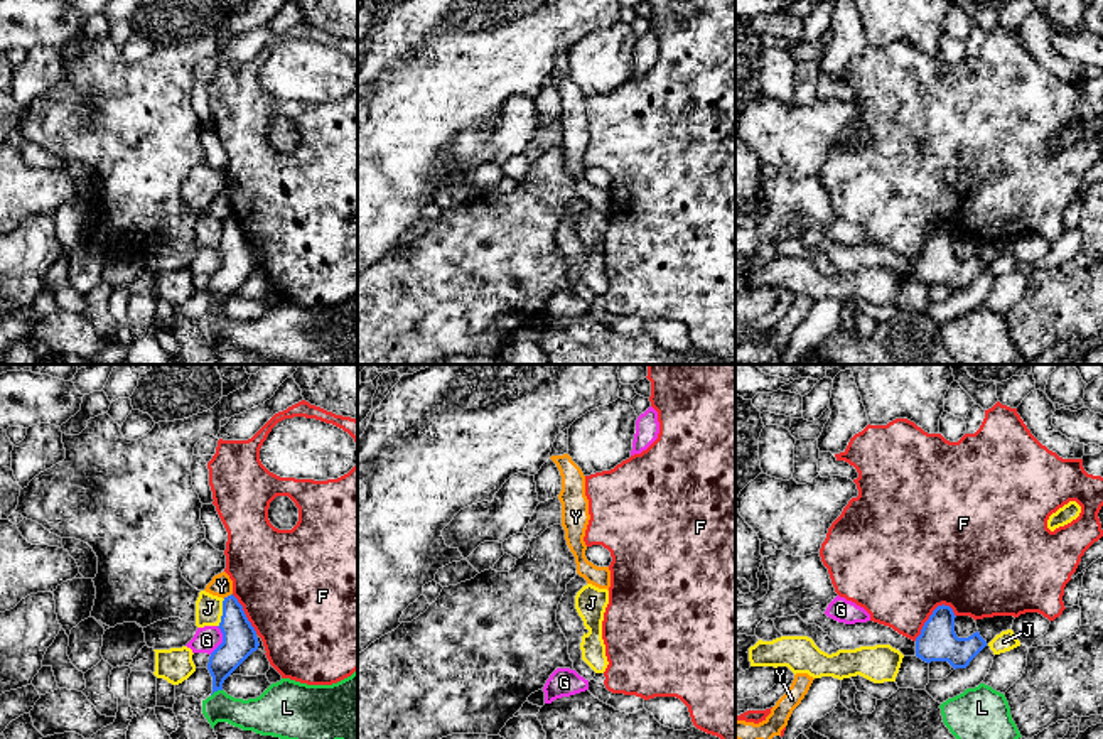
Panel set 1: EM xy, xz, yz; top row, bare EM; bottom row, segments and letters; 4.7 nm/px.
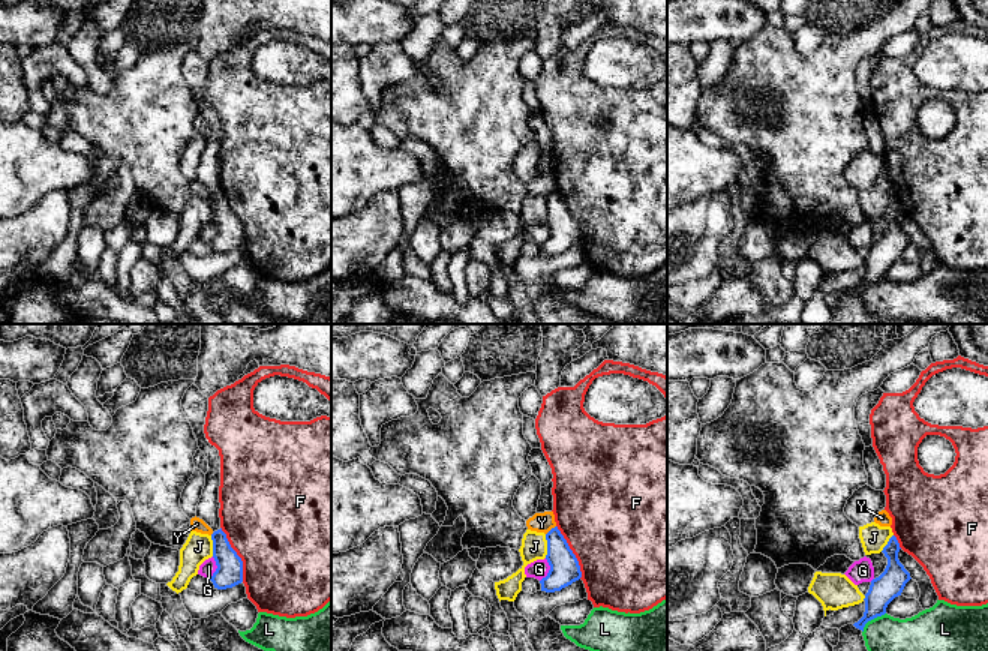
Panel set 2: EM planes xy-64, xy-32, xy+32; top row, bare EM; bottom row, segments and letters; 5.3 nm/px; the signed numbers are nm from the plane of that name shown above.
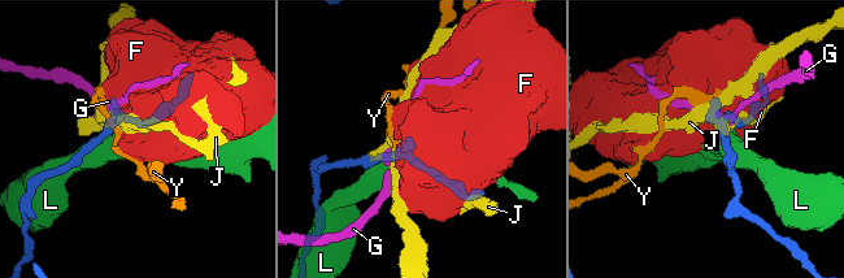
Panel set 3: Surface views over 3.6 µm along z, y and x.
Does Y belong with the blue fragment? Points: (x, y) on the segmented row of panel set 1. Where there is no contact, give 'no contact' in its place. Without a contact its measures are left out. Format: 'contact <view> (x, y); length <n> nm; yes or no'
contact xy (228, 596); length 50 nm; no

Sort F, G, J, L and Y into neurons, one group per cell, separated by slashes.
F / G / J / L / Y

